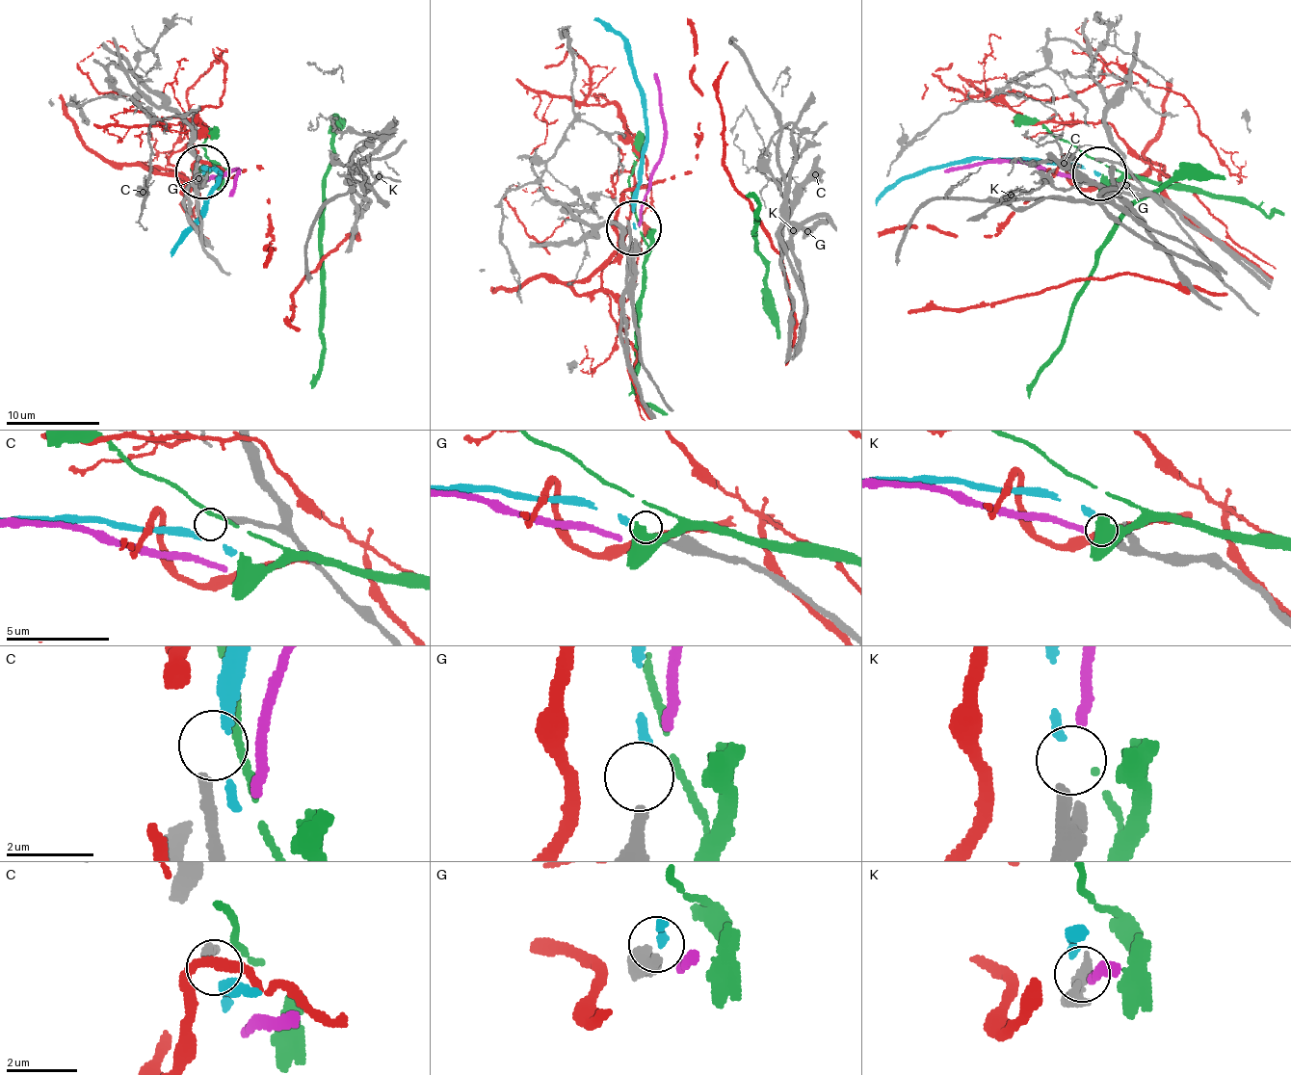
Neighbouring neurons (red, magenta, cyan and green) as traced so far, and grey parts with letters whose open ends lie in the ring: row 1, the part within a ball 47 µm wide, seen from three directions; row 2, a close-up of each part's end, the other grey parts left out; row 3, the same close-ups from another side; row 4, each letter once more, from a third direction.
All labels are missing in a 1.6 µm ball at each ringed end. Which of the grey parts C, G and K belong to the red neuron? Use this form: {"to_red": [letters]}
{"to_red": []}

